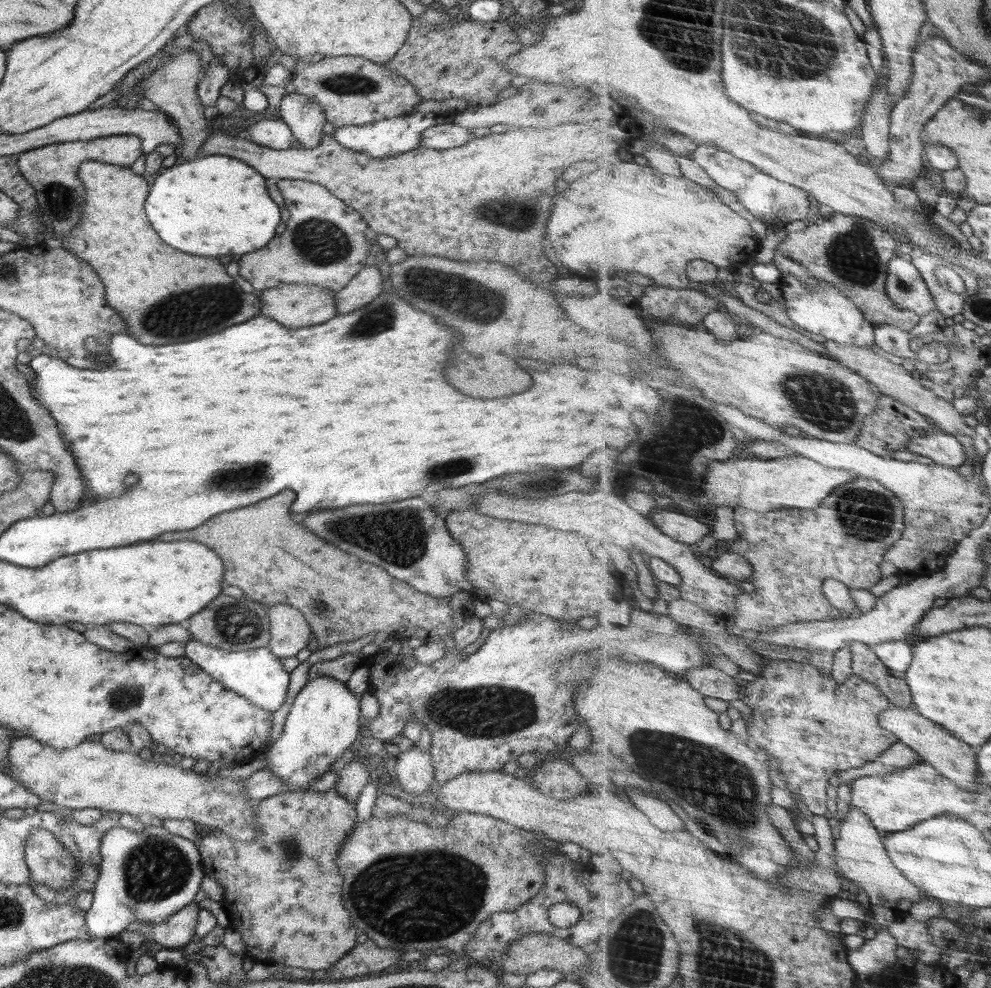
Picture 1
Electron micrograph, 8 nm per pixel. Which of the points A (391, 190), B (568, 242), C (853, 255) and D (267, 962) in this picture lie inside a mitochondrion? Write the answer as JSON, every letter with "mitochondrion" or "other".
{"A":"other","B":"other","C":"mitochondrion","D":"other"}

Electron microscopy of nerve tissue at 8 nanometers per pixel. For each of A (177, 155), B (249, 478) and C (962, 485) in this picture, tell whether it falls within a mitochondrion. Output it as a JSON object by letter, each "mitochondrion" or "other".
{"A":"other","B":"mitochondrion","C":"other"}

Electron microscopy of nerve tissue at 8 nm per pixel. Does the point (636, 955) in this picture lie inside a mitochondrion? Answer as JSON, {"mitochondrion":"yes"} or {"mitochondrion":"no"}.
{"mitochondrion":"yes"}

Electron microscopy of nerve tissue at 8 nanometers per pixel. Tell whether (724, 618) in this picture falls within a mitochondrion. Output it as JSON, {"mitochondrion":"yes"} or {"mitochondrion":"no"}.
{"mitochondrion":"no"}

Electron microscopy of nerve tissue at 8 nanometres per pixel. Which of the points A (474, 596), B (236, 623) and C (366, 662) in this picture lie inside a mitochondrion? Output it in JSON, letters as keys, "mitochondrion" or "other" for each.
{"A":"other","B":"mitochondrion","C":"other"}

